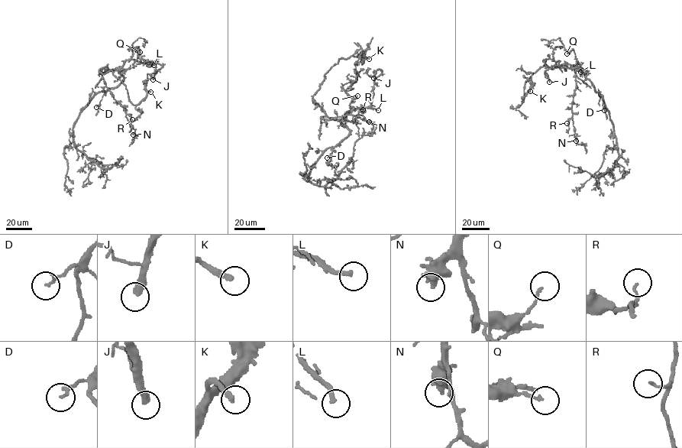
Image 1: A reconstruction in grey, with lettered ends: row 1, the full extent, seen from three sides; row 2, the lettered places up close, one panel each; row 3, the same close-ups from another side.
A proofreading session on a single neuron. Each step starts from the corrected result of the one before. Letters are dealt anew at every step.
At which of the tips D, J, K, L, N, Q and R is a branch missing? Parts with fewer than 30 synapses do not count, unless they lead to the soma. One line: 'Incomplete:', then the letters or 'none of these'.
Incomplete: J, K, L

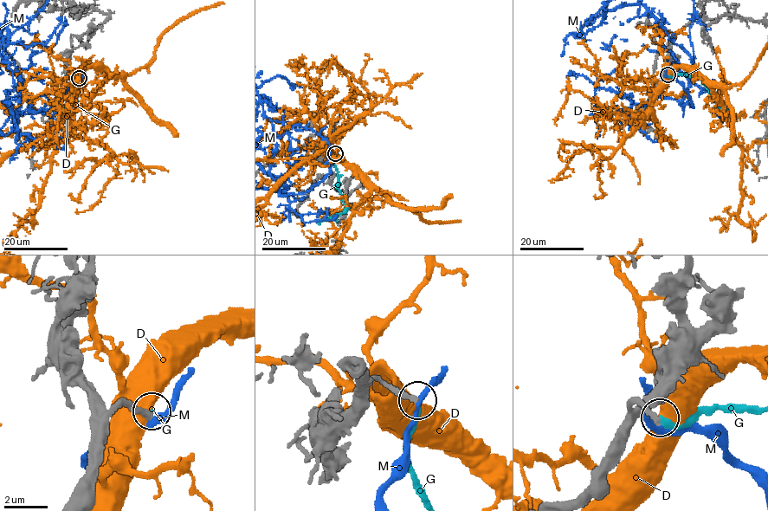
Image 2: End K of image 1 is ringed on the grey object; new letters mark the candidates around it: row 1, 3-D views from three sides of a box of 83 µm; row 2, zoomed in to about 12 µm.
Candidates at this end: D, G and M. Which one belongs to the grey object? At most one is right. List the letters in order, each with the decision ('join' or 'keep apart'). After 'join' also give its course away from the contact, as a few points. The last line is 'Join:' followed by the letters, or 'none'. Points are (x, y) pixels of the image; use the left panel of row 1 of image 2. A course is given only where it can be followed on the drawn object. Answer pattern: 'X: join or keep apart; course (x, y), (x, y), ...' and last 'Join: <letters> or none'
D: keep apart
G: join
M: keep apart
Join: G

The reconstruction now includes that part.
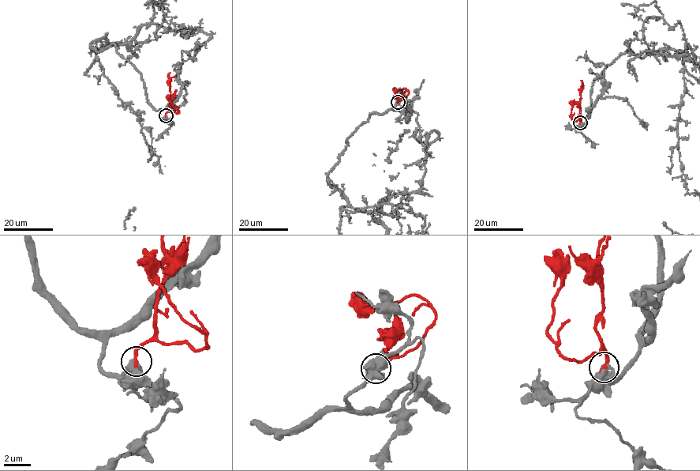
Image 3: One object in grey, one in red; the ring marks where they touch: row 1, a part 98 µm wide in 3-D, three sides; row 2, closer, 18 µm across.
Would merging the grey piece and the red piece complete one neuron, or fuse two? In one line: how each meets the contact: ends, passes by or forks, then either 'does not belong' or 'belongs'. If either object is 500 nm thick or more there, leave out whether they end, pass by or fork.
grey passes by | red ends | does not belong

